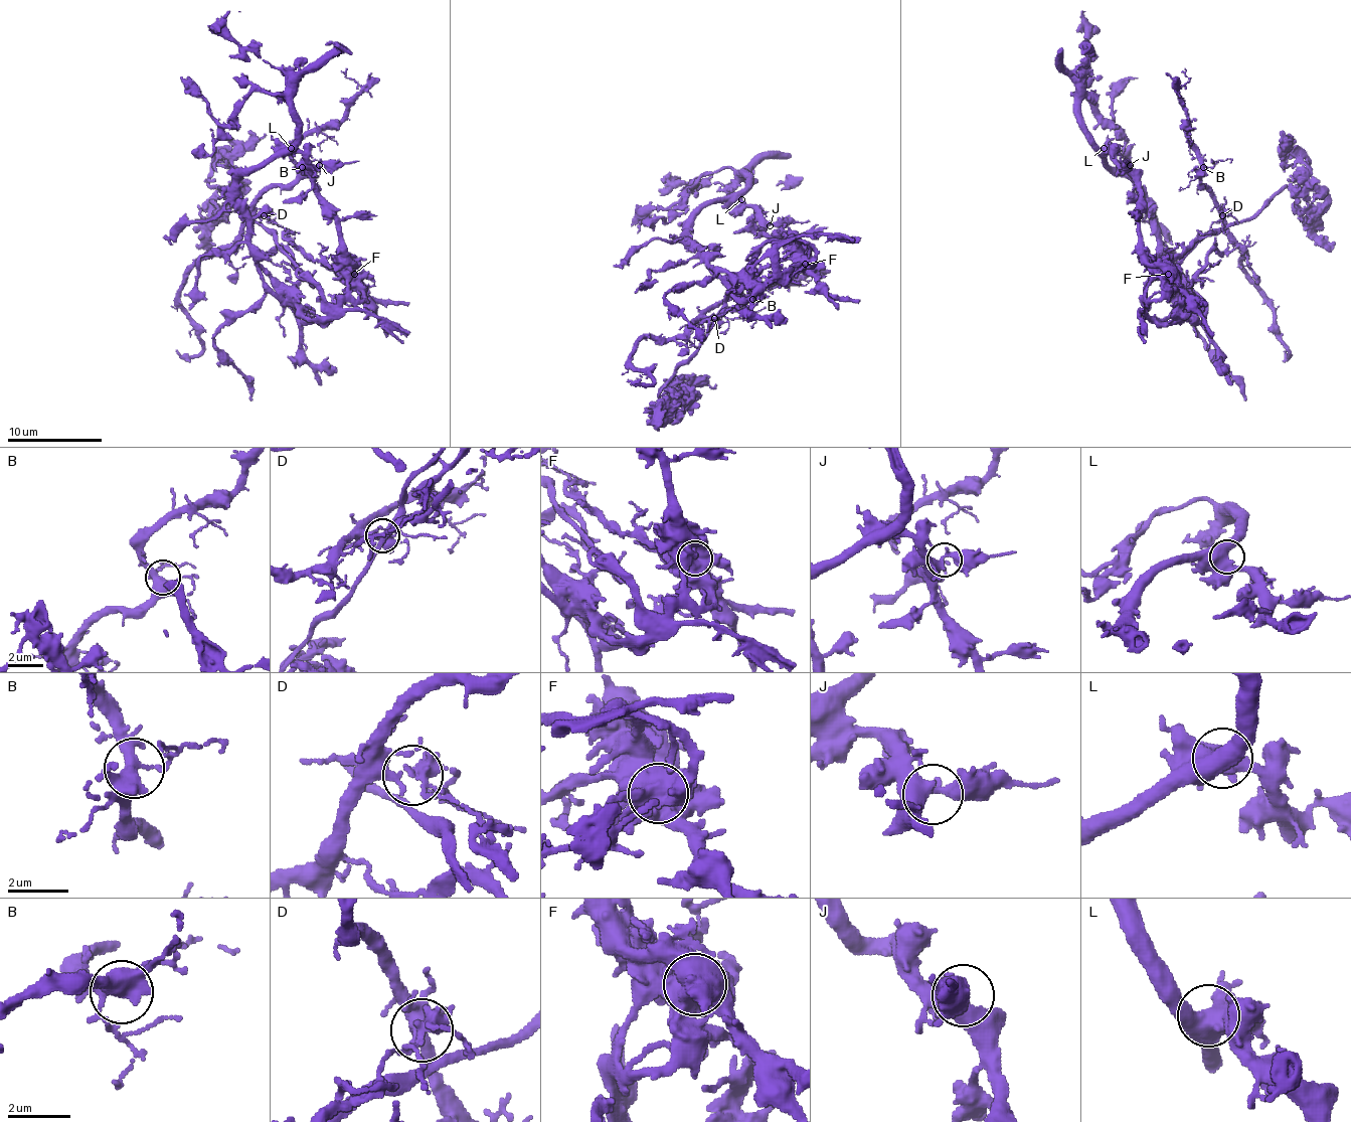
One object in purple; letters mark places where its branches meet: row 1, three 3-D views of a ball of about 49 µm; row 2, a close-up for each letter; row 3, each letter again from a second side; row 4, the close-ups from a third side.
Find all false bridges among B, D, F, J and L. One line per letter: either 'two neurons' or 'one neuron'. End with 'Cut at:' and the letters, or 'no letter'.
B: one neuron
D: two neurons
F: two neurons
J: one neuron
L: one neuron
Cut at: D, F

